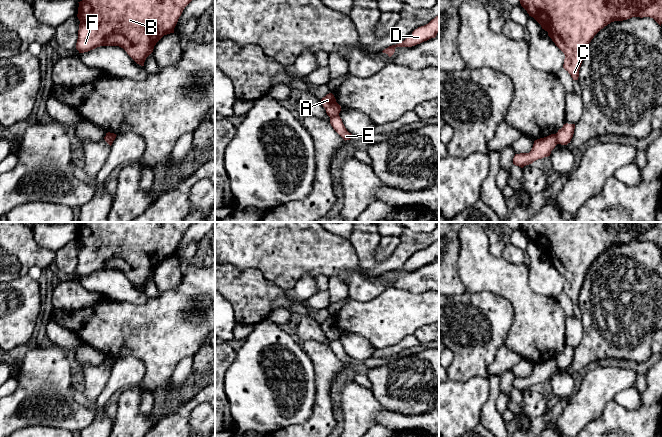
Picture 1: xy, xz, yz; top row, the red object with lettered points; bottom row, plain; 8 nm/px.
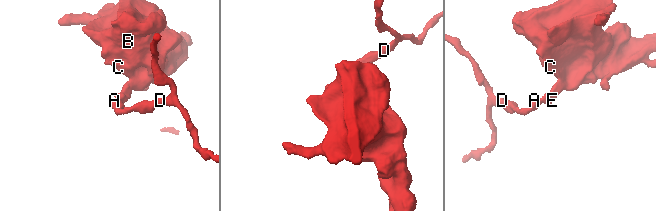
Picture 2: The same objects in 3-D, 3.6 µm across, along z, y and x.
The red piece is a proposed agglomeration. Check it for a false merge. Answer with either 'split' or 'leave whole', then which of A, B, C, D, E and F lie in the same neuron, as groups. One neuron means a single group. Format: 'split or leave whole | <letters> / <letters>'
split | A D / B C E F

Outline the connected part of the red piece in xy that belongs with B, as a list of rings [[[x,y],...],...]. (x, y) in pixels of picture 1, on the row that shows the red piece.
[[[82,0],[77,17],[80,21],[76,49],[88,52],[100,46],[119,46],[139,65],[153,52],[156,43],[164,36],[174,33],[174,28],[184,8],[192,0]]]

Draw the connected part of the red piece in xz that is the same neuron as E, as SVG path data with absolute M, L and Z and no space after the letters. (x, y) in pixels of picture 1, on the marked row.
M335 115L330 117L330 124L333 127L333 129L346 141L350 140L353 136L351 133L347 131L345 128L342 119L339 115Z

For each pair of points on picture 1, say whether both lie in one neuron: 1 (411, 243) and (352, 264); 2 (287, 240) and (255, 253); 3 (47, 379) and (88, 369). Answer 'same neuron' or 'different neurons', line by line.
1: different neurons
2: same neuron
3: different neurons

